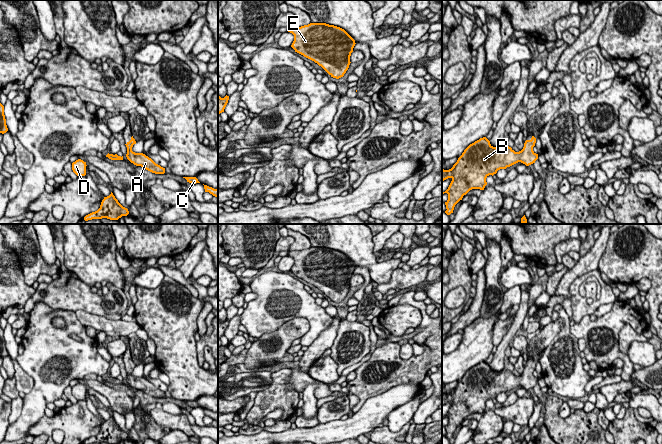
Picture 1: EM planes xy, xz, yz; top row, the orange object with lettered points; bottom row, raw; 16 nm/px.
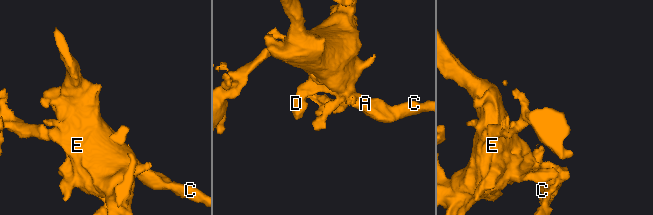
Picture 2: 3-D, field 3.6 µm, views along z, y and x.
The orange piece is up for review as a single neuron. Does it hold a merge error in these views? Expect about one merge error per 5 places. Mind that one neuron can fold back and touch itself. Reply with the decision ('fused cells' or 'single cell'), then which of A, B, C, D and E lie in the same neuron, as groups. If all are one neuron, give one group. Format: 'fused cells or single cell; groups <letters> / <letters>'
single cell; groups A B C D E

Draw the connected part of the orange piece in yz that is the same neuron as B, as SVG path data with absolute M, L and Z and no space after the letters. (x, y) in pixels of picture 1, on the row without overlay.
M532 360L530 364L526 364L524 371L521 375L515 376L509 370L501 370L500 372L493 371L490 365L486 362L480 362L474 367L470 368L458 382L457 386L449 394L442 393L442 405L451 402L452 405L448 413L443 416L448 418L448 424L445 426L447 439L453 437L455 429L462 424L463 420L466 419L472 413L484 414L487 409L486 402L489 399L494 399L500 393L506 393L518 386L529 390L538 383L538 378L533 375L535 370L536 362Z

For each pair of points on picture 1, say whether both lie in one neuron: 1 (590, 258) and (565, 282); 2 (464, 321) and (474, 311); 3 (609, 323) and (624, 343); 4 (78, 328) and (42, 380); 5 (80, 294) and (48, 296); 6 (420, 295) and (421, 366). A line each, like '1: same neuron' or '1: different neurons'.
1: same neuron
2: same neuron
3: different neurons
4: same neuron
5: same neuron
6: different neurons

